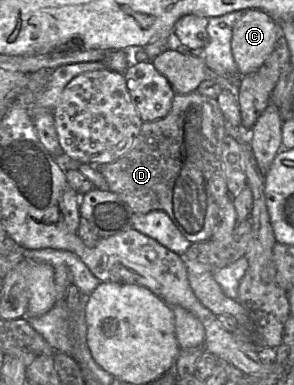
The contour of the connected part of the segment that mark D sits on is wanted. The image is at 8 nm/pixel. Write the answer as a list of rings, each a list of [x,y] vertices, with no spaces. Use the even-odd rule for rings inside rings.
[[[197,91],[187,95],[176,94],[170,112],[164,118],[144,122],[130,151],[113,162],[101,164],[99,170],[109,191],[120,196],[135,214],[164,211],[191,243],[209,241],[219,223],[220,211],[232,199],[222,164],[226,136],[226,121],[217,99],[203,96]]]

